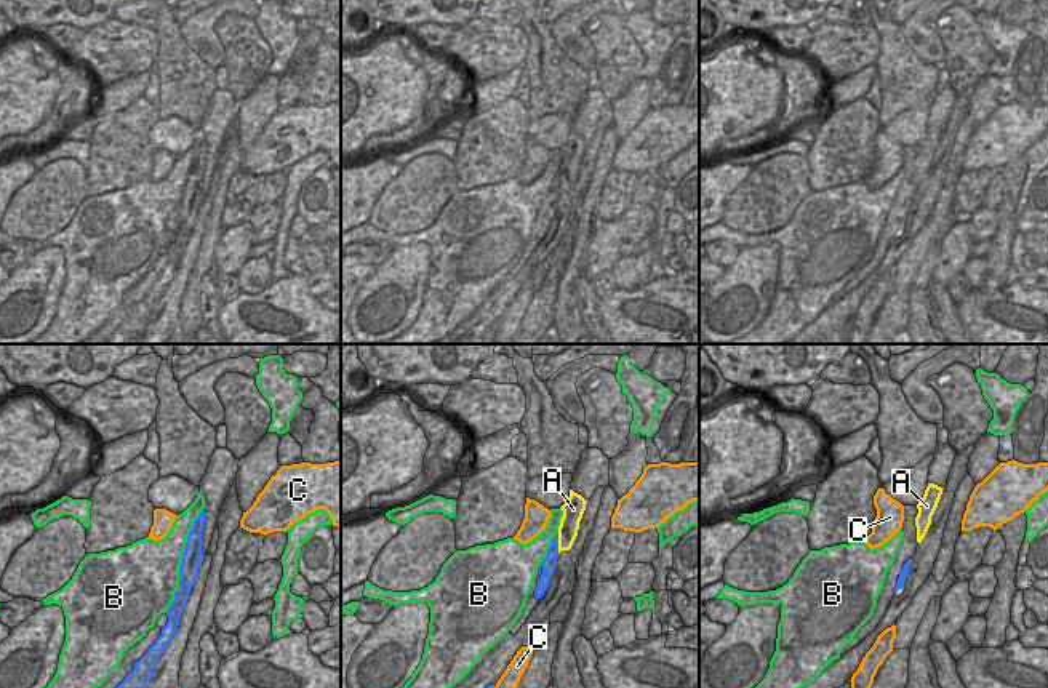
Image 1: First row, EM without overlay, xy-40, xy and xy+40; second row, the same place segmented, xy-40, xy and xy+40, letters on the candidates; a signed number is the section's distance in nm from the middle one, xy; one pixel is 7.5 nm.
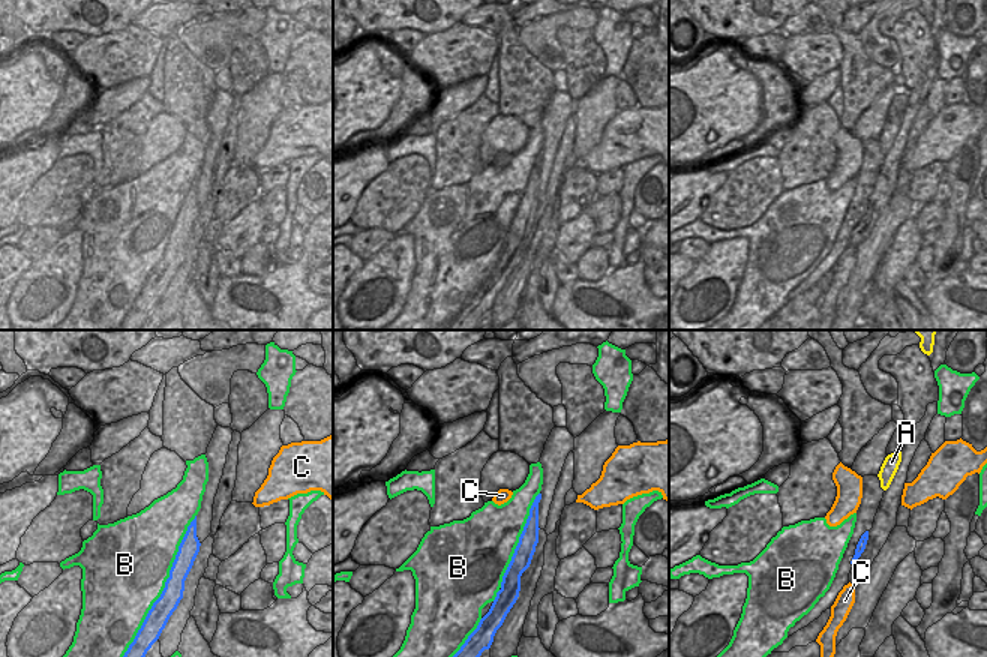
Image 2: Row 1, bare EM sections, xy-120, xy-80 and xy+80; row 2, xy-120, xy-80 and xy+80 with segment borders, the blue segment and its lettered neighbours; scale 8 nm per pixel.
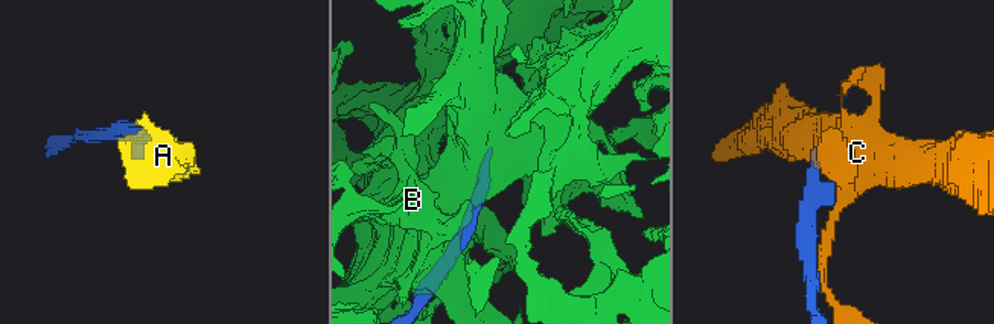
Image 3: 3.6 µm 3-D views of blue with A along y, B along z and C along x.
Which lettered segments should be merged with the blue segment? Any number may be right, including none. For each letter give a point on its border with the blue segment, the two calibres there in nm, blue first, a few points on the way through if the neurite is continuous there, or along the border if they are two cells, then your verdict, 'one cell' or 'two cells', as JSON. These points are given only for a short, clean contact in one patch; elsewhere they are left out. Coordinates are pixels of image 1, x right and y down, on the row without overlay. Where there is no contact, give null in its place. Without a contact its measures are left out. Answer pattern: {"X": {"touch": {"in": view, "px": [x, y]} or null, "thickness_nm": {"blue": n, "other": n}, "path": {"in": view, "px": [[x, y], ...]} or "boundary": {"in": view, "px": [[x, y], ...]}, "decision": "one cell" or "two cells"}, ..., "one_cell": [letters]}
{"A": {"touch": {"in": "xy", "px": [557, 184]}, "thickness_nm": {"blue": 100, "other": 150}, "decision": "one cell"}, "B": {"touch": {"in": "xy-40", "px": [183, 202]}, "thickness_nm": {"blue": 160, "other": 440}, "decision": "two cells"}, "C": {"touch": {"in": "xy", "px": [493, 335]}, "thickness_nm": {"blue": 140, "other": 150}, "decision": "two cells"}, "one_cell": ["A"]}

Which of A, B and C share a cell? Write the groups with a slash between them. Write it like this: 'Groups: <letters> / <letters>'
Groups: A / B / C.

